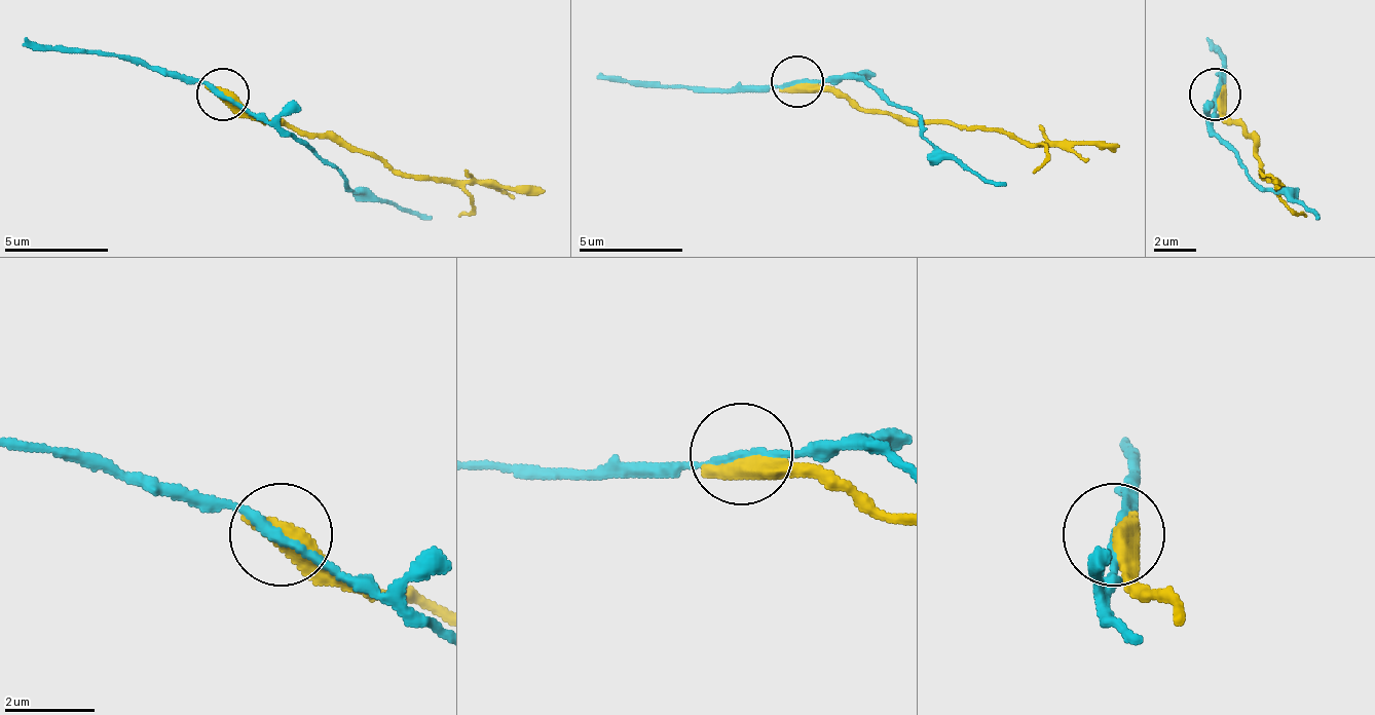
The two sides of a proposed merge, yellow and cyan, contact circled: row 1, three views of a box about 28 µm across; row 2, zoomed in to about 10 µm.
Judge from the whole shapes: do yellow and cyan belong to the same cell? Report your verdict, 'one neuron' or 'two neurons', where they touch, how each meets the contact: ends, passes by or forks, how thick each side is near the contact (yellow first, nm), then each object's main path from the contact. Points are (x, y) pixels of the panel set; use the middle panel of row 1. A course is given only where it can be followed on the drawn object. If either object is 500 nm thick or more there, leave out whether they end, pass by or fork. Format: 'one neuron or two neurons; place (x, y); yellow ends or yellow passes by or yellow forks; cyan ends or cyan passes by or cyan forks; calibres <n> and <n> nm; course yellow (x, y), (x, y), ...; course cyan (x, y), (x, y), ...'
two neurons; place (797, 81); calibres 600 and 190 nm; course yellow (799, 80), (829, 85), (866, 111), (980, 132), (1121, 147); course cyan (799, 80), (866, 80), (907, 106), (923, 132), (1006, 184)

